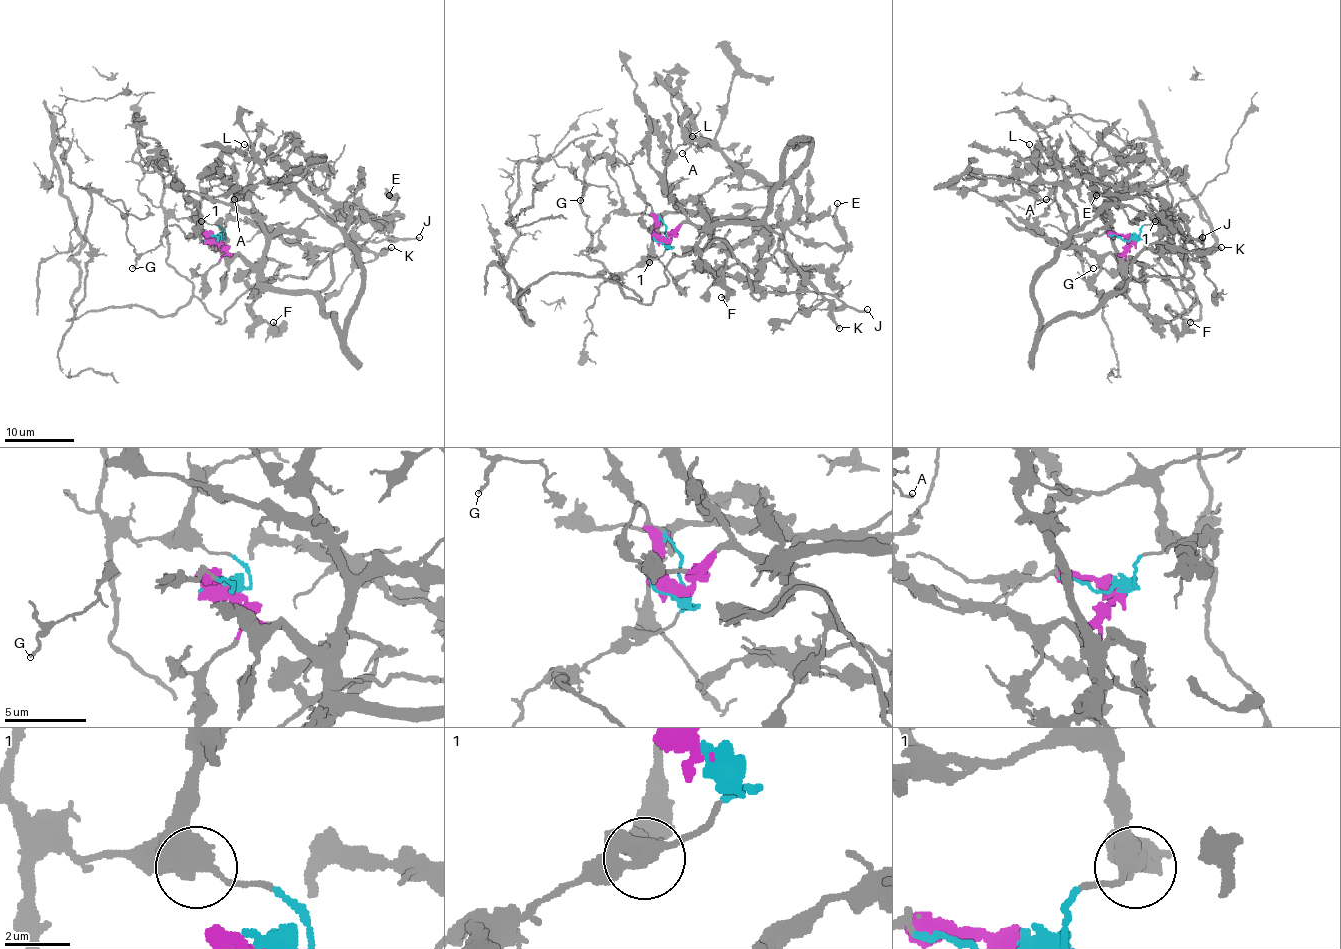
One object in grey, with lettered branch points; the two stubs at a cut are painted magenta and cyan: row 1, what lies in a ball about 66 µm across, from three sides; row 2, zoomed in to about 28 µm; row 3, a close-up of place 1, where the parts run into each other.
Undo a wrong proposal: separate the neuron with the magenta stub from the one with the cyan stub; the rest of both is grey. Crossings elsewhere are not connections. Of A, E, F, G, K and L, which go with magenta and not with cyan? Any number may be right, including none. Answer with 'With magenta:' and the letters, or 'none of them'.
With magenta: A, E, F, K, L

